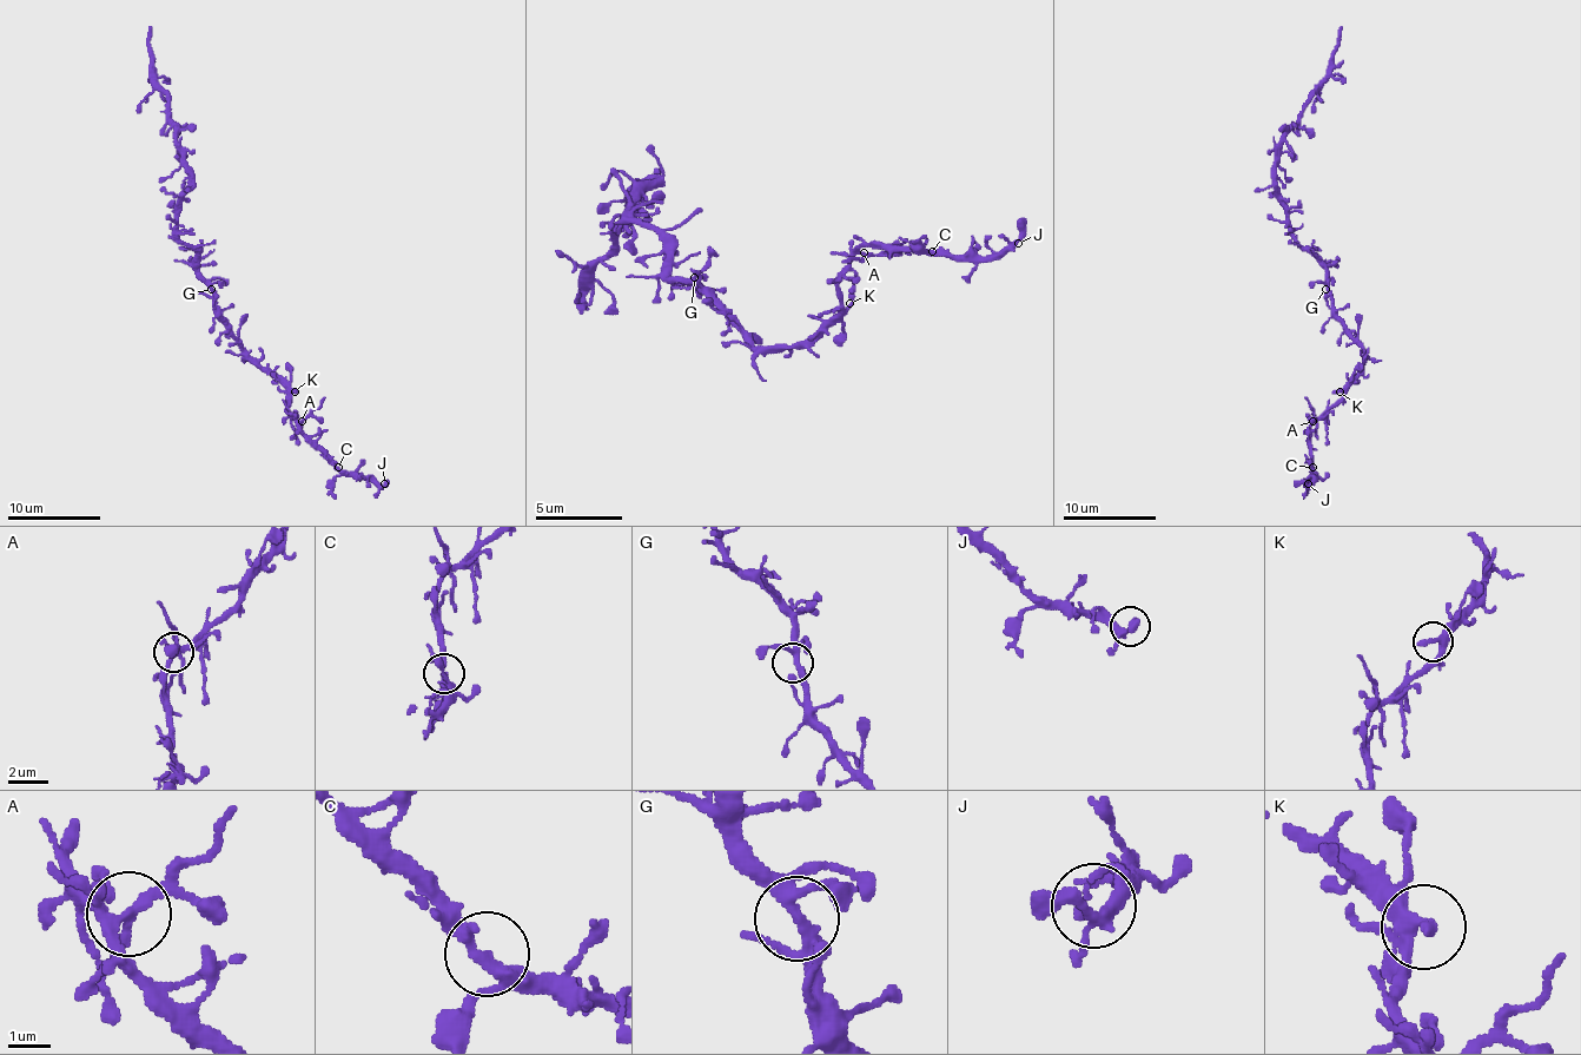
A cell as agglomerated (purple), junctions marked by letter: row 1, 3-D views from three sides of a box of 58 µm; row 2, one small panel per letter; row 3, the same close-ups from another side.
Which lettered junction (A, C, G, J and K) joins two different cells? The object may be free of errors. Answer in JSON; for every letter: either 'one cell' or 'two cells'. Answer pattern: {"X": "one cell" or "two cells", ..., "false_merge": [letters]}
{"A": "two cells", "C": "one cell", "G": "one cell", "J": "one cell", "K": "one cell", "false_merge": ["A"]}

